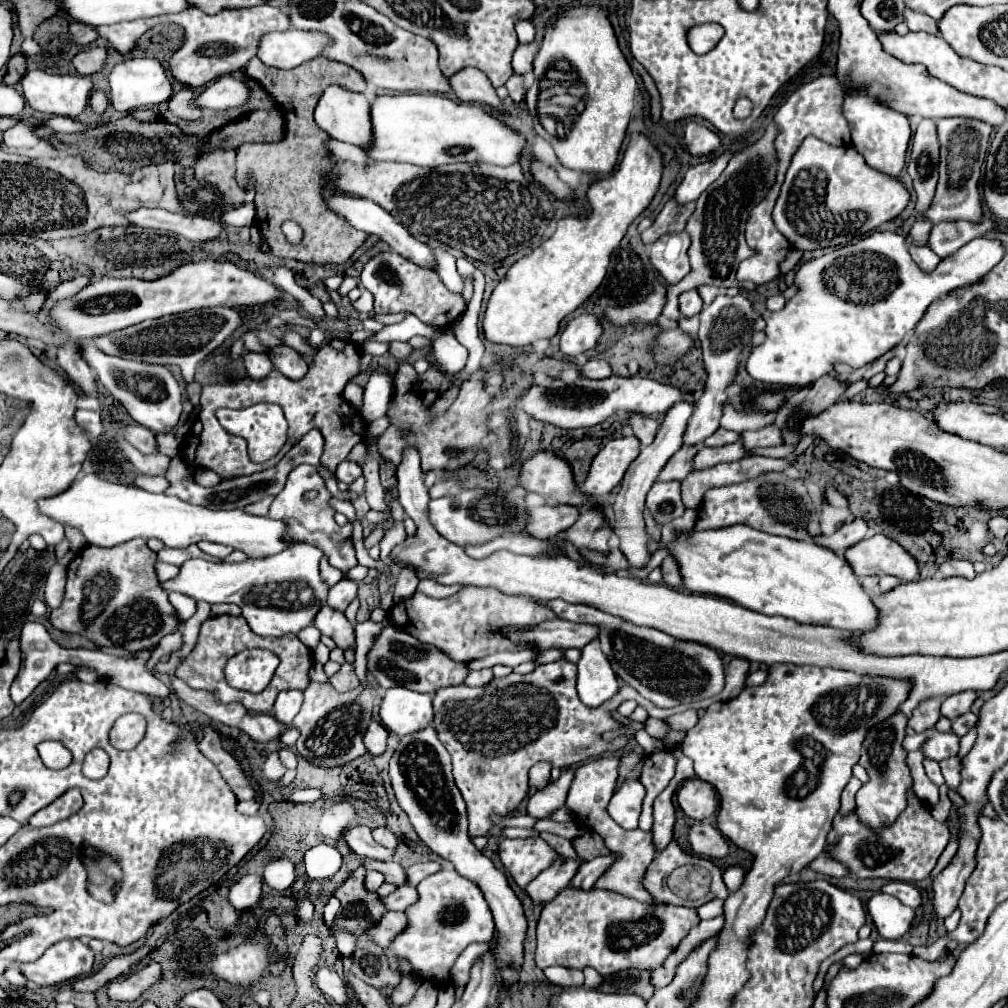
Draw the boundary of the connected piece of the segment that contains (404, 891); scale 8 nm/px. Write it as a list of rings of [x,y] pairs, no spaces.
[[[400,886],[394,894],[382,898],[386,908],[390,910],[406,910],[408,906],[412,906],[418,900],[418,890],[414,886]]]

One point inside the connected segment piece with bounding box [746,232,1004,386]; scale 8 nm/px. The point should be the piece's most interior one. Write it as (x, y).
(853, 305)

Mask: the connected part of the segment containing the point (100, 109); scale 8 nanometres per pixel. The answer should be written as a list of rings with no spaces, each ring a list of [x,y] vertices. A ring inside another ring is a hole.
[[[93,91],[89,100],[89,105],[97,114],[103,114],[109,104],[106,95],[100,91]]]

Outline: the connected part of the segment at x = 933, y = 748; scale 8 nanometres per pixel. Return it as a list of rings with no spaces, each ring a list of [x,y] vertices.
[[[932,730],[928,740],[922,744],[922,754],[924,754],[924,758],[940,762],[944,758],[956,756],[958,748],[960,748],[960,736],[956,736],[954,732]]]

